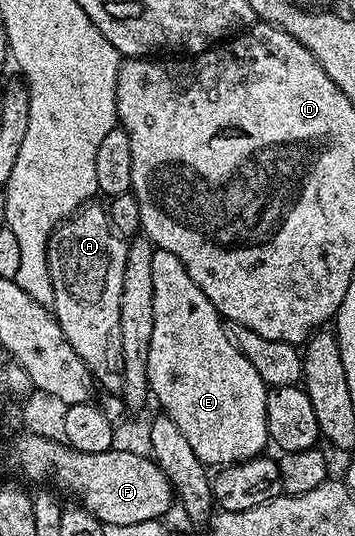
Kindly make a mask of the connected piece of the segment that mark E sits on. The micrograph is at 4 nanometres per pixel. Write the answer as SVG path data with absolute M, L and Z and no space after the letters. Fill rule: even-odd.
M160 248L153 254L153 342L149 345L147 377L154 403L156 400L163 407L160 408L162 415L177 422L202 464L240 464L243 460L252 460L264 451L263 447L268 447L267 383L257 374L257 366L237 350L219 311L201 294L201 286L189 278L189 270L181 266L181 258Z

